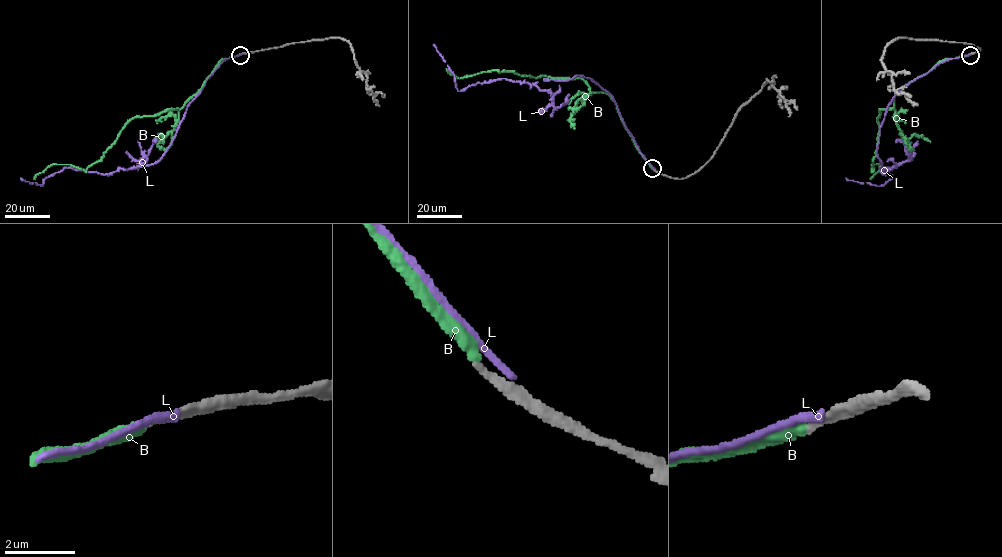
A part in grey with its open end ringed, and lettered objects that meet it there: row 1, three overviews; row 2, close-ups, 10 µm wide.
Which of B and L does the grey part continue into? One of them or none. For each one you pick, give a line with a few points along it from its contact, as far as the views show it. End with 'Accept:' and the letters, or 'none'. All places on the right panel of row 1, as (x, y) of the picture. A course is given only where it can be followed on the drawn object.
B: course (969, 54), (936, 63), (897, 92), (893, 108), (879, 110), (871, 169), (873, 165), (879, 169), (870, 179)
Accept: B

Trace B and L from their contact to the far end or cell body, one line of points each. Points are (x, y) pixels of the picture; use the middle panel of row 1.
B: (652, 168), (616, 103), (591, 91), (581, 79), (493, 70), (458, 78), (446, 68)
L: (654, 169), (612, 96), (591, 79), (575, 75), (530, 87), (498, 79), (458, 90), (433, 44)

